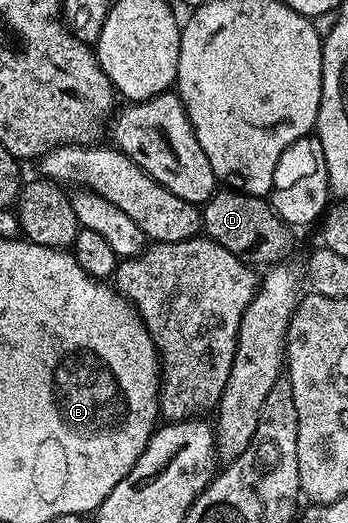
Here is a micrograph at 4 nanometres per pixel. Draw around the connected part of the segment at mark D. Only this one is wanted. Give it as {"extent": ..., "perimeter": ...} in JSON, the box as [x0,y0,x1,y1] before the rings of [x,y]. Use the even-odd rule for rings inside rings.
{"extent":[201,190,291,266],"perimeter":[[[218,190],[201,205],[201,231],[211,240],[215,240],[224,250],[236,254],[241,260],[251,266],[272,266],[283,261],[290,250],[291,225],[285,224],[270,207],[269,199],[260,196],[250,196],[246,192],[233,190]]]}

